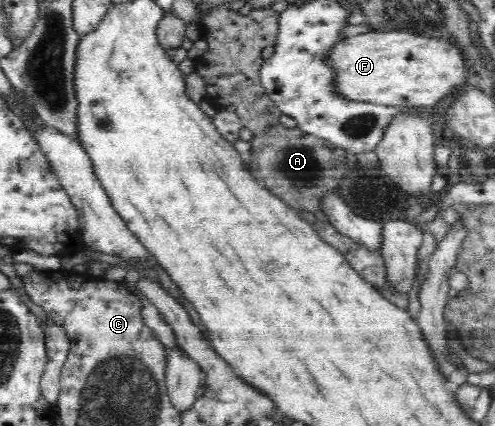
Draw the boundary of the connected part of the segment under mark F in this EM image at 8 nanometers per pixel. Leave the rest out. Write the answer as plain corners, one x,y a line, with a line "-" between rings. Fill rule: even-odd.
373,30
341,39
329,47
327,61
335,69
335,93
349,100
375,102
381,105
433,106
459,91
465,85
467,68
461,49
443,37
423,36
407,30

